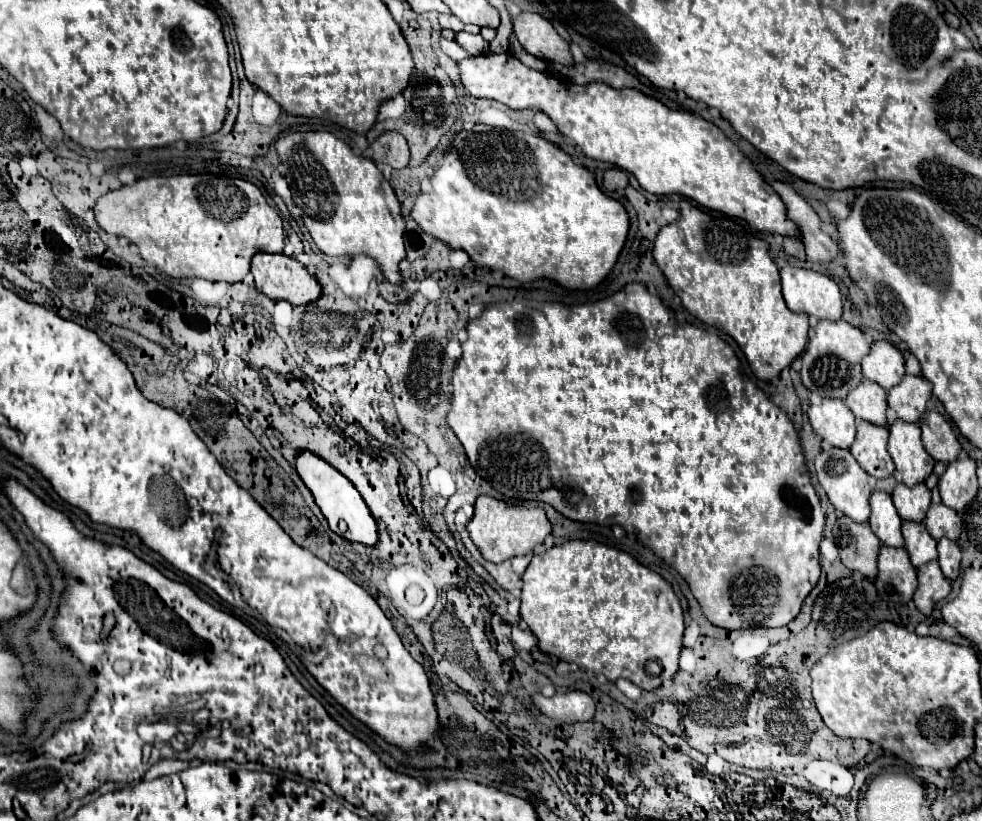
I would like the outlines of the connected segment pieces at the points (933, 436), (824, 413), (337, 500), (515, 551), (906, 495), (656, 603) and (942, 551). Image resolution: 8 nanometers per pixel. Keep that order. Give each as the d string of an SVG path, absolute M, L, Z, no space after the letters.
M928 410L924 414L920 422L920 430L922 430L924 448L936 462L944 462L944 464L954 462L962 452L962 444L958 442L952 426L936 410Z
M824 398L820 406L810 406L808 416L810 416L814 432L822 440L826 440L830 446L834 446L834 448L850 448L852 442L856 440L856 418L854 418L854 414L848 410L848 406L842 400Z
M302 452L296 458L296 470L298 470L300 478L304 480L304 484L310 488L310 492L314 494L314 500L320 506L322 514L326 516L332 532L340 534L342 538L346 538L350 542L360 542L364 546L376 546L378 544L376 520L370 514L370 508L362 500L360 492L354 488L354 484L348 478L344 478L328 462L322 462L322 458L316 458L310 452Z
M480 496L474 506L474 516L466 524L466 530L476 544L476 548L482 552L482 556L488 562L504 562L514 556L530 554L536 544L542 544L544 538L550 534L550 522L542 508L536 506L512 506L502 500Z
M898 484L892 494L892 500L902 520L922 522L930 508L930 490L926 488L926 484L912 486L912 488Z
M570 540L570 542L564 542L562 546L554 546L554 548L546 550L544 554L536 554L532 558L532 562L528 564L526 572L522 574L522 582L524 582L524 586L522 586L522 598L520 598L520 618L528 624L528 628L538 638L540 652L552 654L558 660L576 662L580 668L592 670L594 674L604 674L612 682L616 682L618 678L630 680L630 682L634 682L642 690L658 690L664 680L670 680L678 672L678 658L680 658L682 634L684 634L684 616L682 616L680 600L676 598L672 586L660 574L644 568L632 556L628 556L628 554L624 554L620 550L608 548L604 544L592 542L592 540Z
M942 538L938 542L938 562L948 580L956 580L960 574L960 548L956 542Z

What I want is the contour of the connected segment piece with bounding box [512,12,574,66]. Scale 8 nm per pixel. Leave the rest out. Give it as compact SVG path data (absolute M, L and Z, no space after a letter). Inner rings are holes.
M524 12L522 16L512 18L512 26L516 38L532 56L548 62L558 62L562 66L574 64L570 44L562 40L554 26L540 14Z

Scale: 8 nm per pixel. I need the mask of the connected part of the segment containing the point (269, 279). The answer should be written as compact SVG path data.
M258 252L252 258L250 272L256 288L272 300L308 304L320 298L318 280L298 260L284 254Z

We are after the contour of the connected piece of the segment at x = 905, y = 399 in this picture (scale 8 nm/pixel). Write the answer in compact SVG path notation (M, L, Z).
M904 376L898 386L888 390L888 406L904 422L918 424L922 414L928 410L928 400L932 396L932 386L926 378Z

